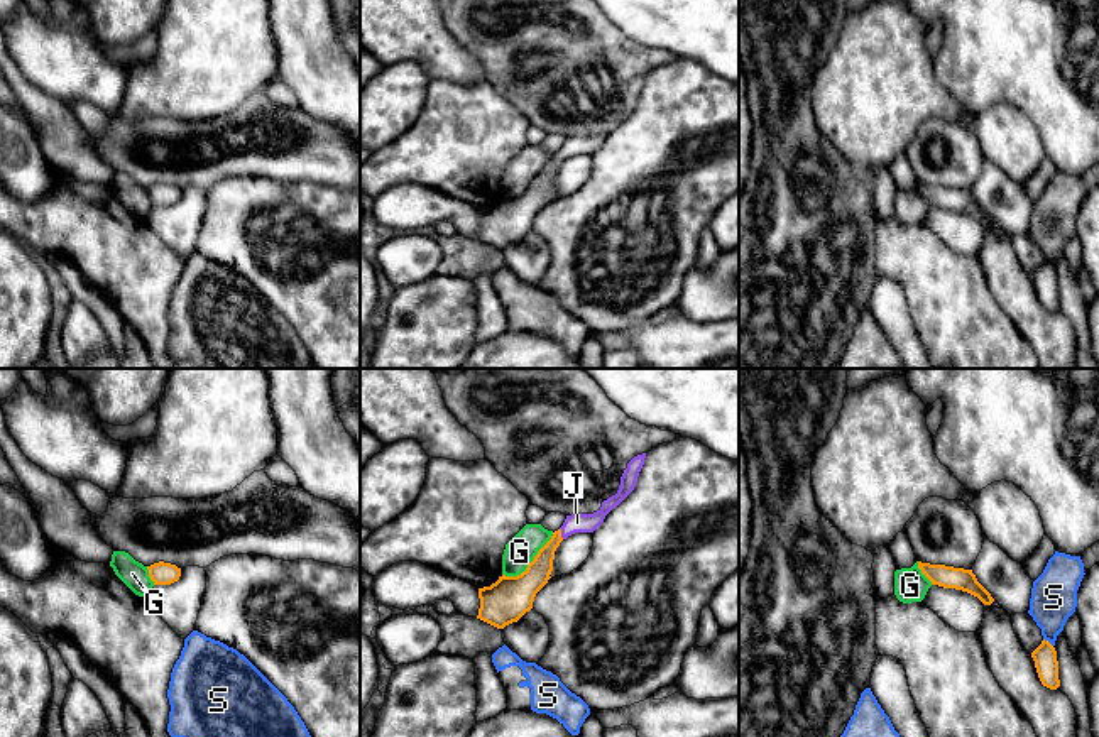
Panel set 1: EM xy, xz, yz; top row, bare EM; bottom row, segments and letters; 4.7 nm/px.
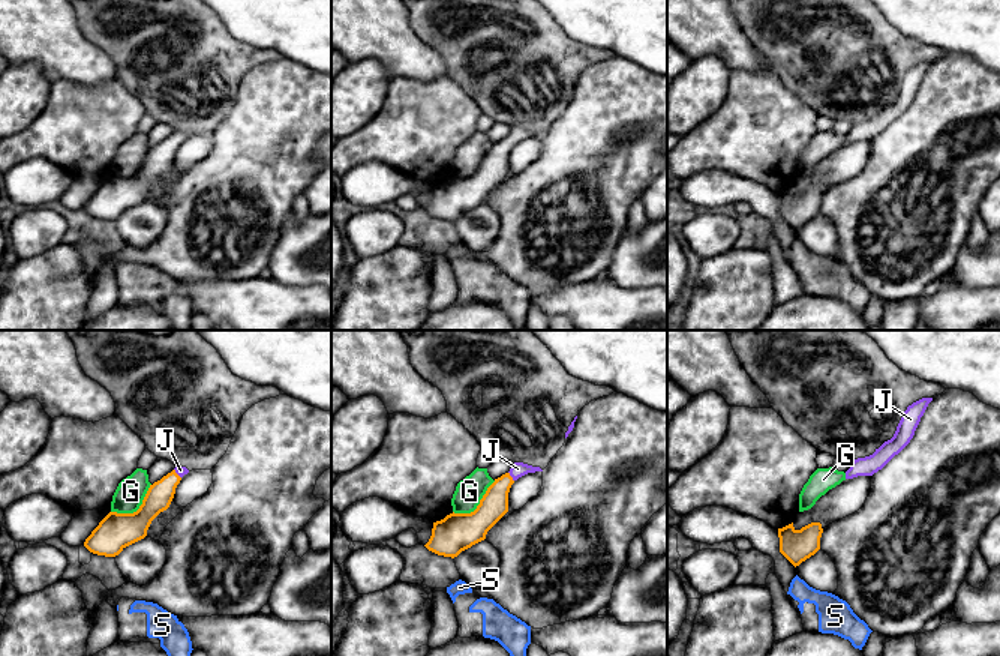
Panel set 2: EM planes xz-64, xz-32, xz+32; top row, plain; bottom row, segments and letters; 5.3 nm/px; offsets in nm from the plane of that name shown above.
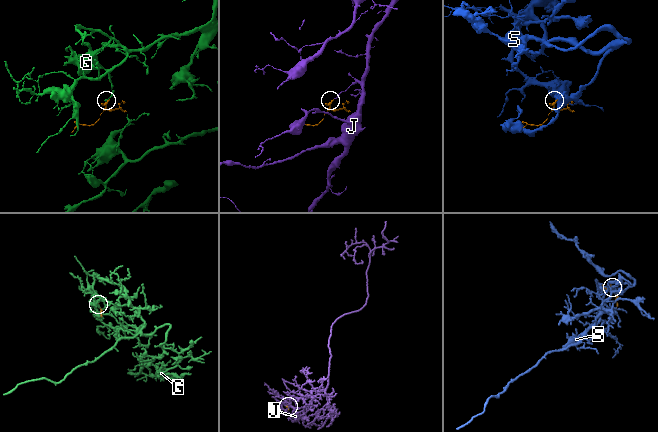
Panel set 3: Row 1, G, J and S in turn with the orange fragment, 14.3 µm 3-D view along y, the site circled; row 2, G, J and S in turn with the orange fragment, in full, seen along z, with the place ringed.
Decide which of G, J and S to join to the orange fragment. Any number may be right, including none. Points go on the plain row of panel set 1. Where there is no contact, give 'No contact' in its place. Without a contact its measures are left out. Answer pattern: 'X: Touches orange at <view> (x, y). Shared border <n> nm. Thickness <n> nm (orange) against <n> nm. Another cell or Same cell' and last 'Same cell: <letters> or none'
G: Touches orange at xz (531, 183). Shared border 320 nm. Thickness 200 nm (orange) against 150 nm. Another cell
J: Touches orange at xz (560, 154). Shared border 60 nm. Thickness 120 nm (orange) against 100 nm. Same cell
S: Touches orange at yz (1049, 264). Shared border 60 nm. Thickness 110 nm (orange) against 220 nm. Another cell
Same cell: J

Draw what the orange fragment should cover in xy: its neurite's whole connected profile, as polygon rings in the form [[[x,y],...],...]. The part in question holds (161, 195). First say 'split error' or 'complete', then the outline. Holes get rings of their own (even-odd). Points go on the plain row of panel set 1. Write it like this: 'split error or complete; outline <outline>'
complete; outline [[[164,183],[147,188],[147,191],[154,206],[171,206],[178,203],[181,198],[181,189]]]

